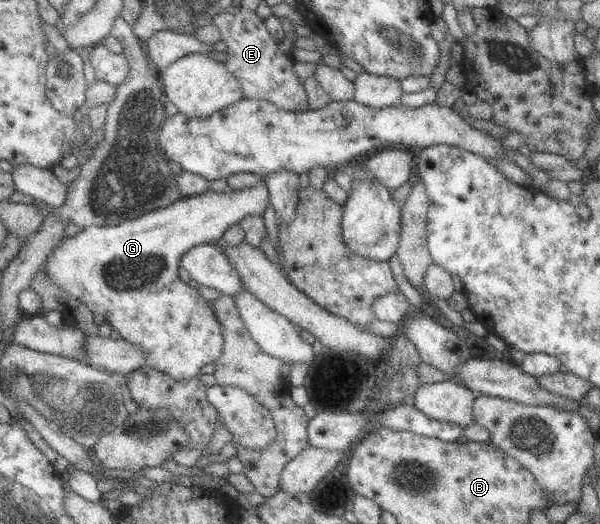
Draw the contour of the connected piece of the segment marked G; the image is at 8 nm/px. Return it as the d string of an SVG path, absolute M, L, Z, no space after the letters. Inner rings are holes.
M265 180L261 181L259 185L255 185L253 188L242 189L239 191L231 191L231 193L217 193L206 191L199 195L193 195L184 197L175 203L168 205L167 207L159 208L158 210L147 212L136 216L131 220L121 221L116 225L99 225L88 226L81 229L78 233L70 238L65 237L56 247L52 248L51 254L47 255L45 262L45 271L47 271L47 279L51 280L55 286L62 288L67 294L74 296L79 302L86 304L87 308L93 314L101 314L106 318L106 322L109 322L111 328L119 333L119 338L125 342L130 342L135 346L138 346L138 350L144 354L144 364L149 368L158 370L165 373L167 376L175 380L187 380L199 375L201 366L205 364L213 364L222 353L222 346L224 343L222 337L222 328L219 321L215 318L211 305L203 300L203 297L198 293L195 288L189 286L185 282L181 282L178 277L178 268L180 267L181 256L184 252L191 247L197 246L201 243L211 243L219 240L225 229L232 224L239 224L240 220L246 216L261 215L266 209L269 203L269 192L265 187Z

